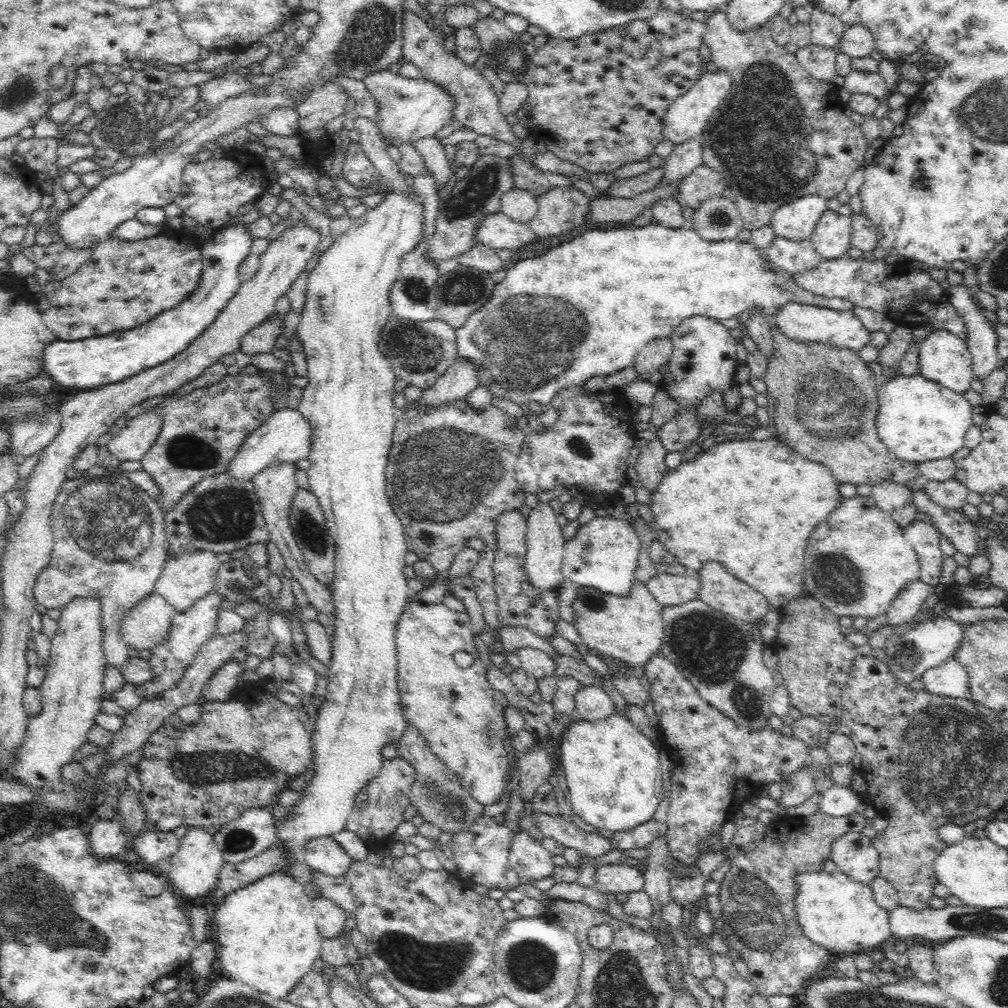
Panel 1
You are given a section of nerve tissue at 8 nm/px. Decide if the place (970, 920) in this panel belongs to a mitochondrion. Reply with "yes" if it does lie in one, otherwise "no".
yes

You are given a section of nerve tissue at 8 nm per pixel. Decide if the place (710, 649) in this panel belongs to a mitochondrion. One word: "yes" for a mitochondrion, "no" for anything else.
yes

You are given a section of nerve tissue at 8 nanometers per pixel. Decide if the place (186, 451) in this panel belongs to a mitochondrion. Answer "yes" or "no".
yes

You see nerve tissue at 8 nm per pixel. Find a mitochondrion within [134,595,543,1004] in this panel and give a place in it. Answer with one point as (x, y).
(424, 966)

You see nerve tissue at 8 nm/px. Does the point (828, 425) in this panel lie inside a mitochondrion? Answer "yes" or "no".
yes

